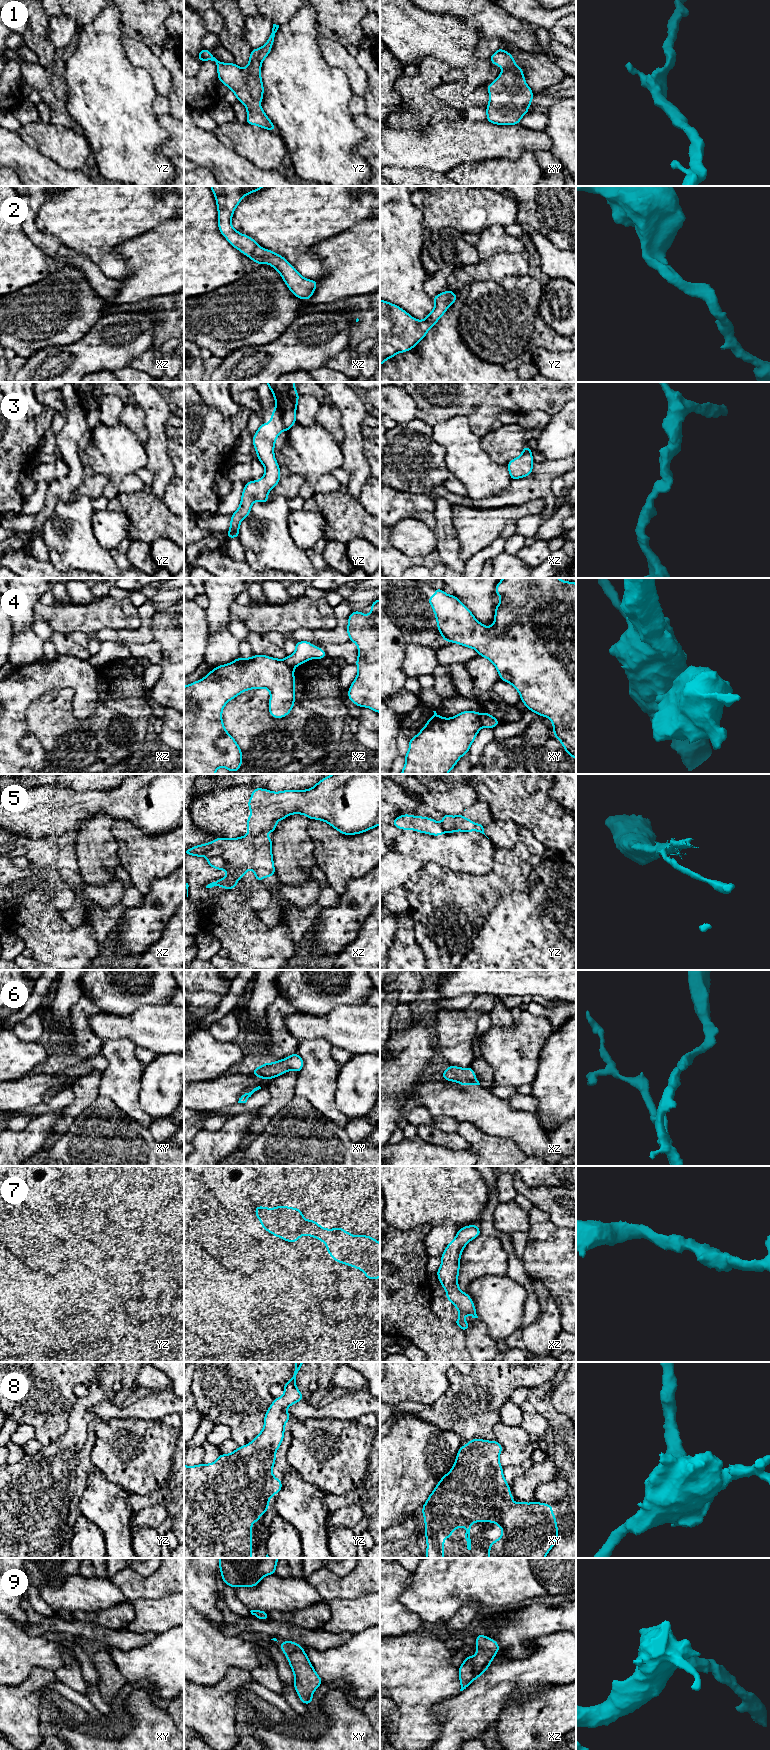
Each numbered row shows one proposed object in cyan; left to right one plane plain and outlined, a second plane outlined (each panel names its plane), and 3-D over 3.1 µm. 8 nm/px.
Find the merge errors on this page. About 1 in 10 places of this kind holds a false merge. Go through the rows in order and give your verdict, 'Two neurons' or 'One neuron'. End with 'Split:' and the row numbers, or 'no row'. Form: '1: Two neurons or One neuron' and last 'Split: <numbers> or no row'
1: One neuron
2: One neuron
3: One neuron
4: Two neurons
5: Two neurons
6: One neuron
7: One neuron
8: One neuron
9: One neuron
Split: 4, 5

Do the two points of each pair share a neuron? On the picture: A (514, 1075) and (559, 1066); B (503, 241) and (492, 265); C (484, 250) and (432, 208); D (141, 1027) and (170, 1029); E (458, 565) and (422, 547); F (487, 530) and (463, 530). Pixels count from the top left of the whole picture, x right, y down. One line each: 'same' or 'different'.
A: different
B: different
C: different
D: same
E: different
F: same

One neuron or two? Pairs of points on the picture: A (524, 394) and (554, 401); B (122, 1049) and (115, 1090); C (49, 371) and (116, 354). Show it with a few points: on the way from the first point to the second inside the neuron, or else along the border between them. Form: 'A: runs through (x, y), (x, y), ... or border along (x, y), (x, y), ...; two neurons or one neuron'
A: runs through (531, 394), (547, 394); one neuron
B: runs through (120, 1059), (120, 1080); one neuron
C: runs through (66, 365), (90, 354), (99, 354); one neuron

